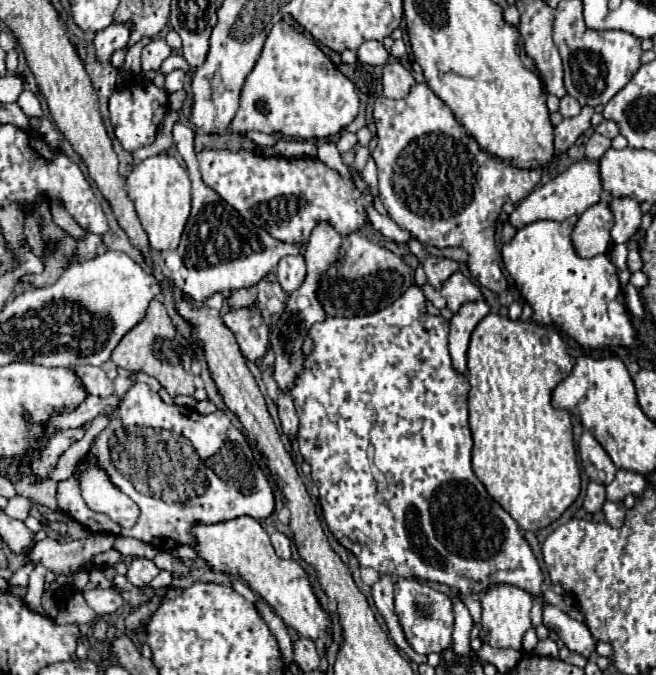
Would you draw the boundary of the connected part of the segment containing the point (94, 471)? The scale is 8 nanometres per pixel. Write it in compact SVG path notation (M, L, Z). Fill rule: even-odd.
M88 467L82 473L80 485L82 485L82 497L92 511L106 513L112 521L116 521L120 527L126 527L126 529L136 525L136 521L140 517L138 505L128 495L118 491L108 481L108 477L102 469Z

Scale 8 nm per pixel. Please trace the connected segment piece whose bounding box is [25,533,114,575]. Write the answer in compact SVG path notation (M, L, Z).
M106 533L90 535L80 541L54 541L50 537L36 541L25 554L29 562L44 565L56 575L68 575L82 569L94 555L114 547L114 537Z

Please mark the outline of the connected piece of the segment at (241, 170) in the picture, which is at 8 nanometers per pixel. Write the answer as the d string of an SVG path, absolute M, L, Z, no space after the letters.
M202 149L196 157L204 183L242 217L262 227L278 241L306 245L318 223L332 225L342 237L360 231L370 223L366 209L374 203L374 195L362 175L352 173L352 177L346 179L338 171L324 165L318 157L264 157L248 149Z

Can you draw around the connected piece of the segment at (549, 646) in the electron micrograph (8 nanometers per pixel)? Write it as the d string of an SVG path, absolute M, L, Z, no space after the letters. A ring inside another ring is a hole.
M552 639L538 641L538 645L536 645L536 651L538 651L538 655L542 655L542 657L558 657L558 653L560 653L558 645L556 645Z

